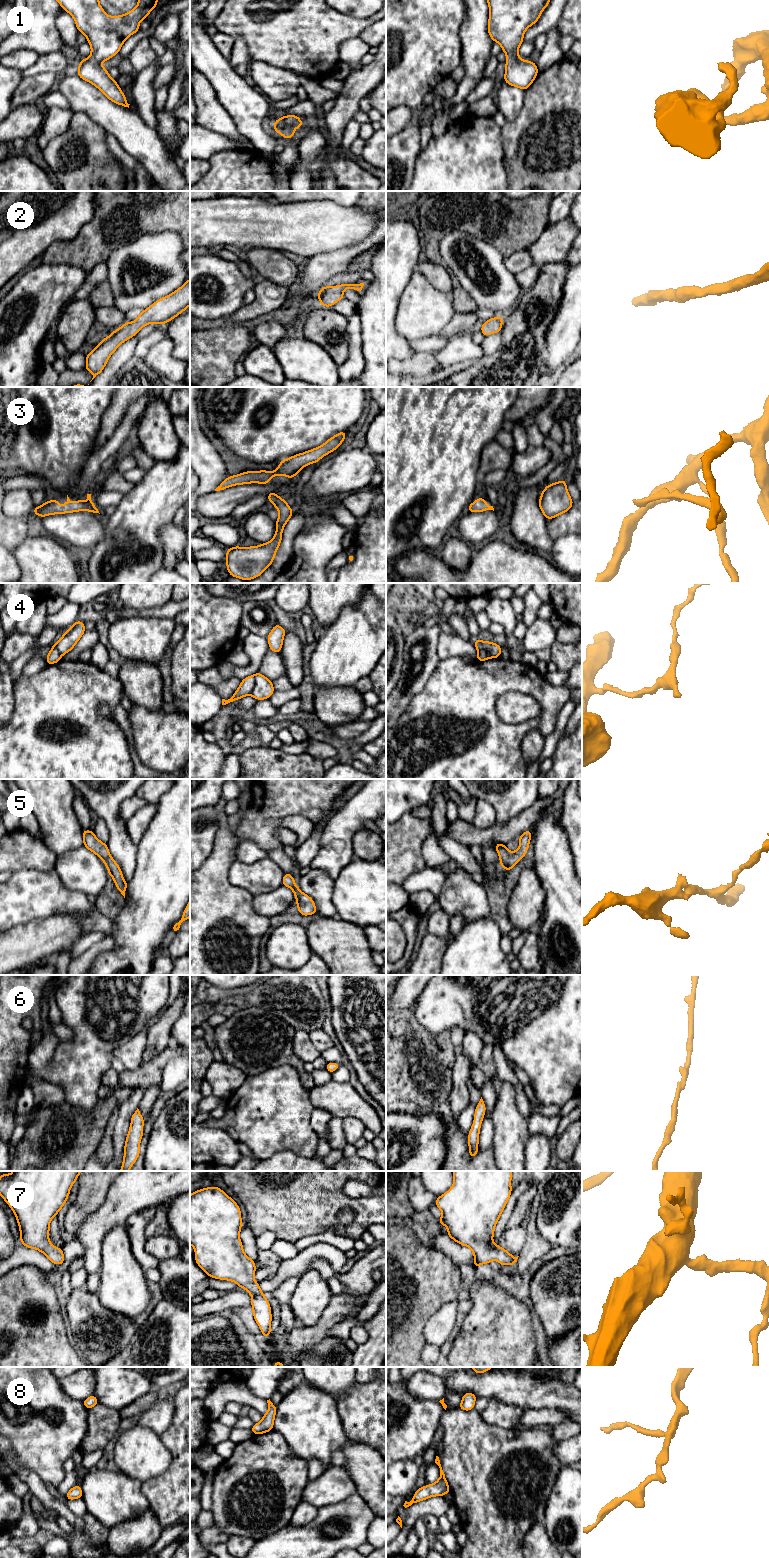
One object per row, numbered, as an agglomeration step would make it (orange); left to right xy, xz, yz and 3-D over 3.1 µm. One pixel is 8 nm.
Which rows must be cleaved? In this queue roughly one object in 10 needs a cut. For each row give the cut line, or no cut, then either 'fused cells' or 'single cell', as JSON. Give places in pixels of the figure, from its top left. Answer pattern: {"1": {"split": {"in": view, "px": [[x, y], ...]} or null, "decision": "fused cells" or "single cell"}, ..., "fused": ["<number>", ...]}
{"1": {"split": null, "decision": "single cell"}, "2": {"split": null, "decision": "single cell"}, "3": {"split": null, "decision": "single cell"}, "4": {"split": {"in": "xz", "px": [[254, 675], [254, 687], [250, 694]]}, "decision": "fused cells"}, "5": {"split": null, "decision": "single cell"}, "6": {"split": null, "decision": "single cell"}, "7": {"split": null, "decision": "single cell"}, "8": {"split": null, "decision": "single cell"}, "fused": ["4"]}

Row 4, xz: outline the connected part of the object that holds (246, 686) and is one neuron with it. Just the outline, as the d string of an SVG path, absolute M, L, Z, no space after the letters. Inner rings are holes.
M254 675L244 678L243 680L241 680L238 689L235 691L235 693L232 695L230 699L228 700L222 699L222 705L226 705L235 700L242 699L244 696L251 695L254 685L255 685Z

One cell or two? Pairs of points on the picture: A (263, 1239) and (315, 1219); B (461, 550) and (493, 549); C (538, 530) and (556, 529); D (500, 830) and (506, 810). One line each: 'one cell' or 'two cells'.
A: two cells
B: two cells
C: two cells
D: two cells

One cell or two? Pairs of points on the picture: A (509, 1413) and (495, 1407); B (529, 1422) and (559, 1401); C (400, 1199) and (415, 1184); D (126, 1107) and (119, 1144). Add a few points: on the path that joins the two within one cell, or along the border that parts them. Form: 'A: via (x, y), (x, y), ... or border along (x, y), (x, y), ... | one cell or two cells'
A: via (506, 1413), (501, 1413), (498, 1410) | one cell
B: border along (526, 1408), (557, 1408), (565, 1411), (571, 1417) | two cells
C: border along (408, 1181), (408, 1199), (415, 1211) | two cells
D: via (124, 1116), (119, 1135) | one cell

